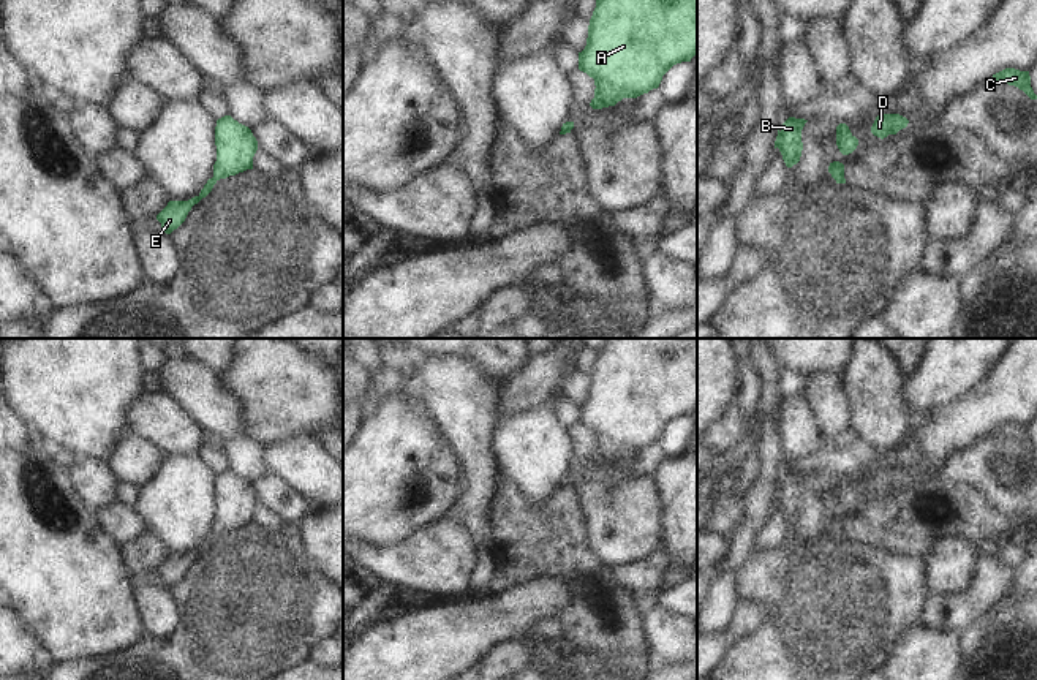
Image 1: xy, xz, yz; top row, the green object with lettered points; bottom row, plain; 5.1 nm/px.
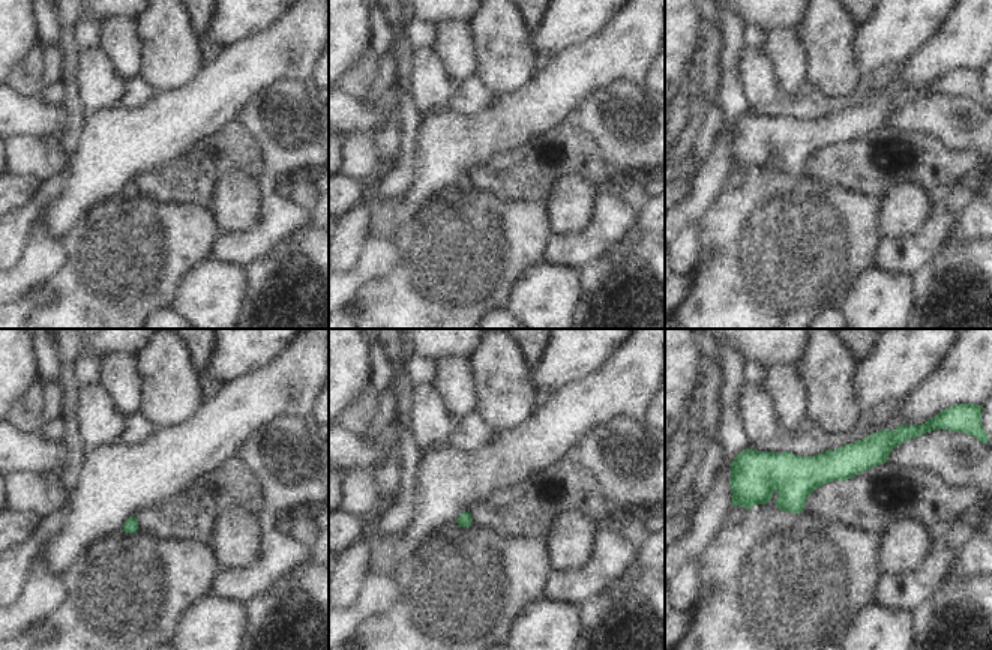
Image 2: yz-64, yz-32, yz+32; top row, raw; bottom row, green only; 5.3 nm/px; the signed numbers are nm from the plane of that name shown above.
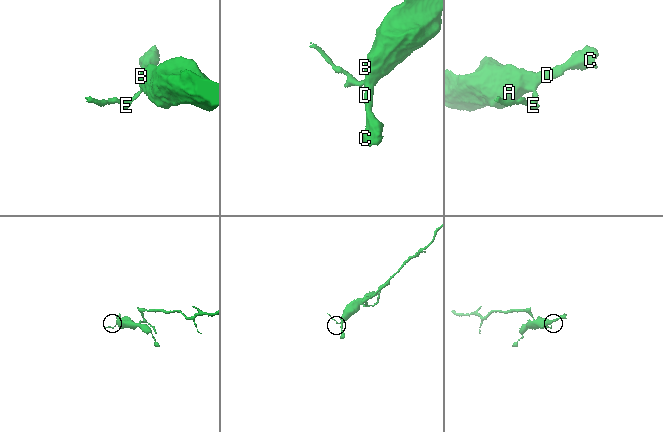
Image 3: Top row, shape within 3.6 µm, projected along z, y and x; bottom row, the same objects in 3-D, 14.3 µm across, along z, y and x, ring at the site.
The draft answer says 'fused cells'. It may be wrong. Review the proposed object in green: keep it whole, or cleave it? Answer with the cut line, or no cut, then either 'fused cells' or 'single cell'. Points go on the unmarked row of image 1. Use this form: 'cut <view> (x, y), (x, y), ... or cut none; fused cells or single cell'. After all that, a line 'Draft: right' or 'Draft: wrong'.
cut none; single cell
Draft: wrong

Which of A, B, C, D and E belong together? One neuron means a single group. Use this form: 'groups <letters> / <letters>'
groups A B C D E

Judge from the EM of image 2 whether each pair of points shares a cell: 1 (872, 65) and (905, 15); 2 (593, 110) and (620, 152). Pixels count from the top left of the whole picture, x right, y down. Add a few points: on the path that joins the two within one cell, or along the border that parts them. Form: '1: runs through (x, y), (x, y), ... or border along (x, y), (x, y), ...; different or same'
1: runs through (872, 53), (896, 27); same
2: runs through (601, 120), (619, 141); same

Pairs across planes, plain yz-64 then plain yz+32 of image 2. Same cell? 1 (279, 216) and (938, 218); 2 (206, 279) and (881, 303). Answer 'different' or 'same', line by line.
1: same
2: same

